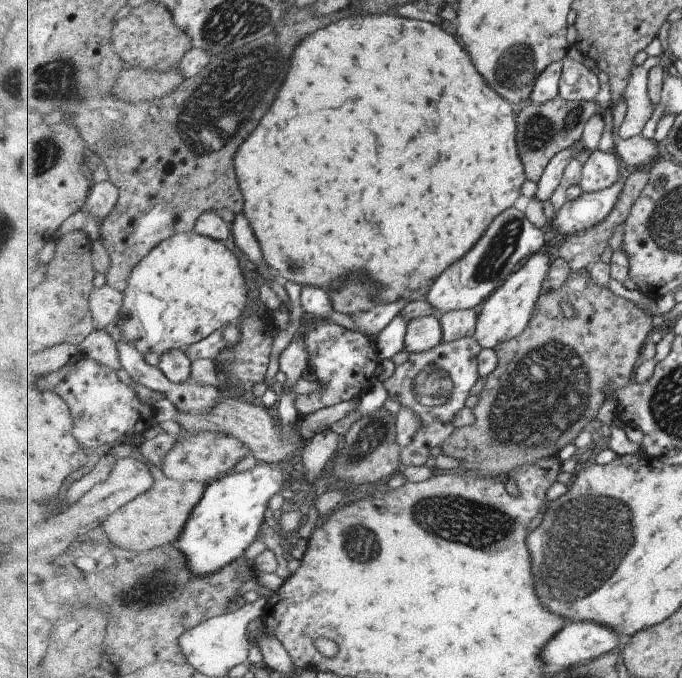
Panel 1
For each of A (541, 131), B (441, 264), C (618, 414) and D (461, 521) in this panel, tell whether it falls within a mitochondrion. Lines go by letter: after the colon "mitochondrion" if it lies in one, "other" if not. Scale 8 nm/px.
A: mitochondrion
B: other
C: other
D: mitochondrion

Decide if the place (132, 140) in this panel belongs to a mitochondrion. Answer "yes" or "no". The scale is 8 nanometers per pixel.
no

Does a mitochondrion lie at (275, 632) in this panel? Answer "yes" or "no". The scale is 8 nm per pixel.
no

